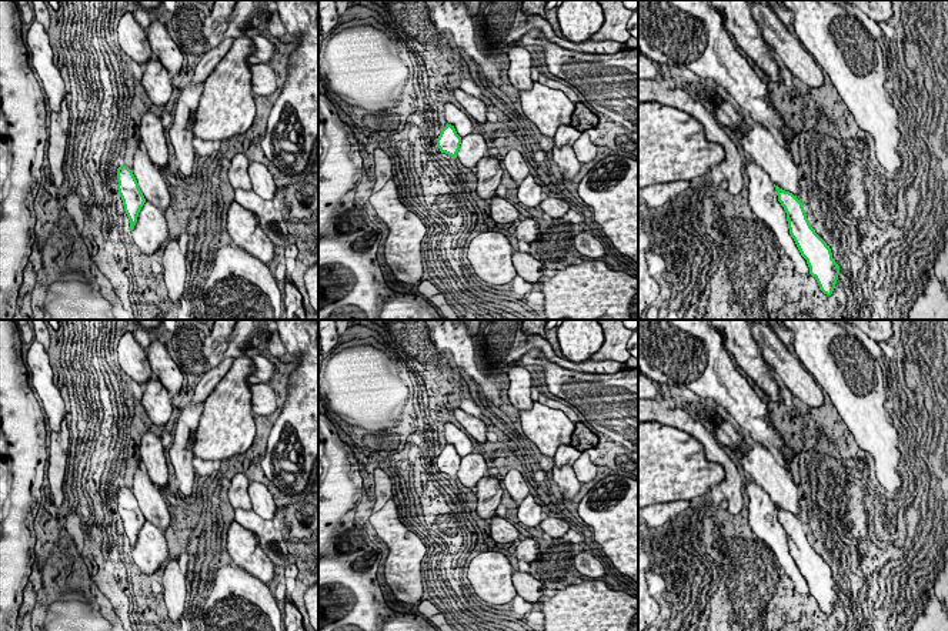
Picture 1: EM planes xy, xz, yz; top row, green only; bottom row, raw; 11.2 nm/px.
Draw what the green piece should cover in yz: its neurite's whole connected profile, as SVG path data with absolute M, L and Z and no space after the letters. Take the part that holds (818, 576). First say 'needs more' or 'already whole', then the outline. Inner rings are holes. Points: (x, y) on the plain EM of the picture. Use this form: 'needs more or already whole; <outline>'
already whole; M775 504L774 507L778 521L787 532L790 554L807 580L810 594L817 600L820 610L831 615L838 600L839 585L832 578L830 565L811 547L801 520Z

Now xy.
already whole; M123 484L117 488L117 501L117 510L123 520L124 531L130 540L130 550L133 550L146 518L138 507L133 490L127 485Z

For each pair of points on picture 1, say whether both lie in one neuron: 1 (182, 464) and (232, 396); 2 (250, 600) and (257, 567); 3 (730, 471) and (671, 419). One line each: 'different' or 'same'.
1: different
2: different
3: same

